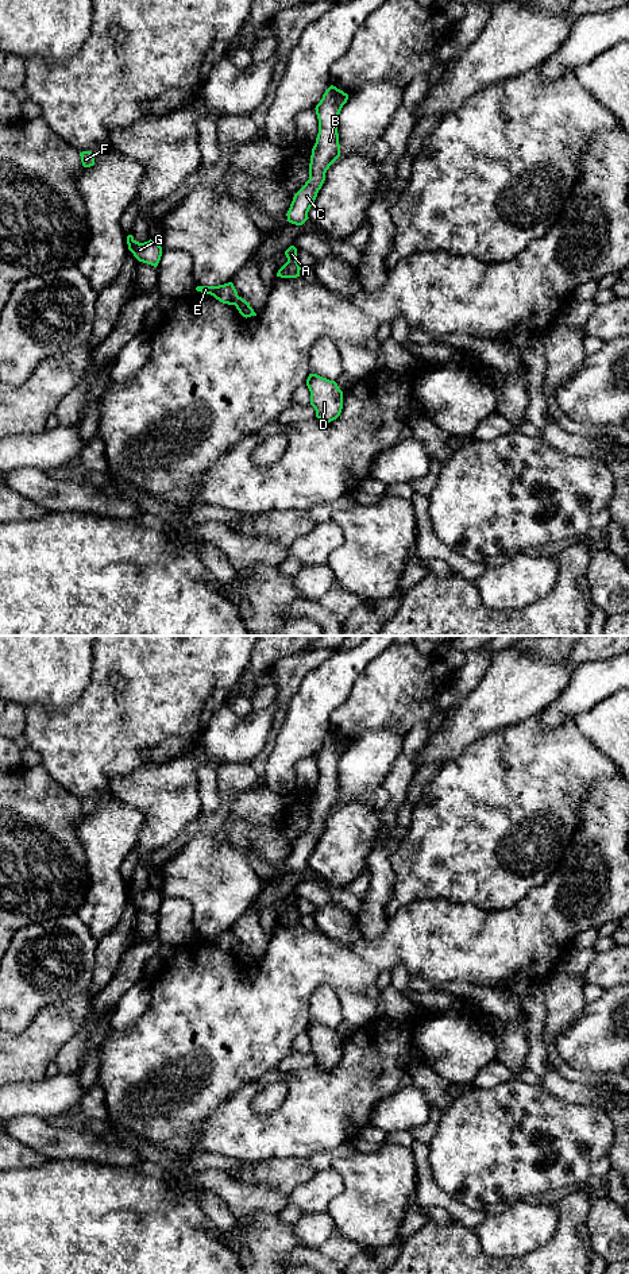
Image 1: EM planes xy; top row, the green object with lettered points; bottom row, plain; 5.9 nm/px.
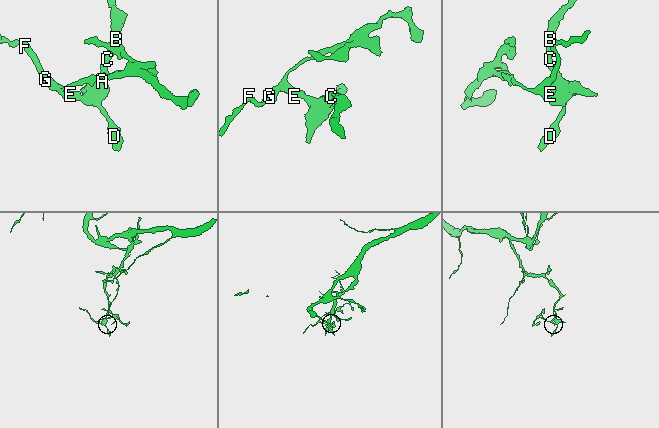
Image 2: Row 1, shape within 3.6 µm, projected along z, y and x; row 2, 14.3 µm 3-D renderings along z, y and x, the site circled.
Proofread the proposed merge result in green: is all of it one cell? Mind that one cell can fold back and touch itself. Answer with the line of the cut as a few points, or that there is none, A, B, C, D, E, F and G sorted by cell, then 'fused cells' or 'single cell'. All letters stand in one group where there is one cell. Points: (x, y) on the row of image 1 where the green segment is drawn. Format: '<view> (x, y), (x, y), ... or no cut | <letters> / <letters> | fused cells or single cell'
xy (238, 296), (234, 304) | A B C D / E F G | fused cells

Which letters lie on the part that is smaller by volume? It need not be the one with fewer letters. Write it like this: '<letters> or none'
E, F, G

